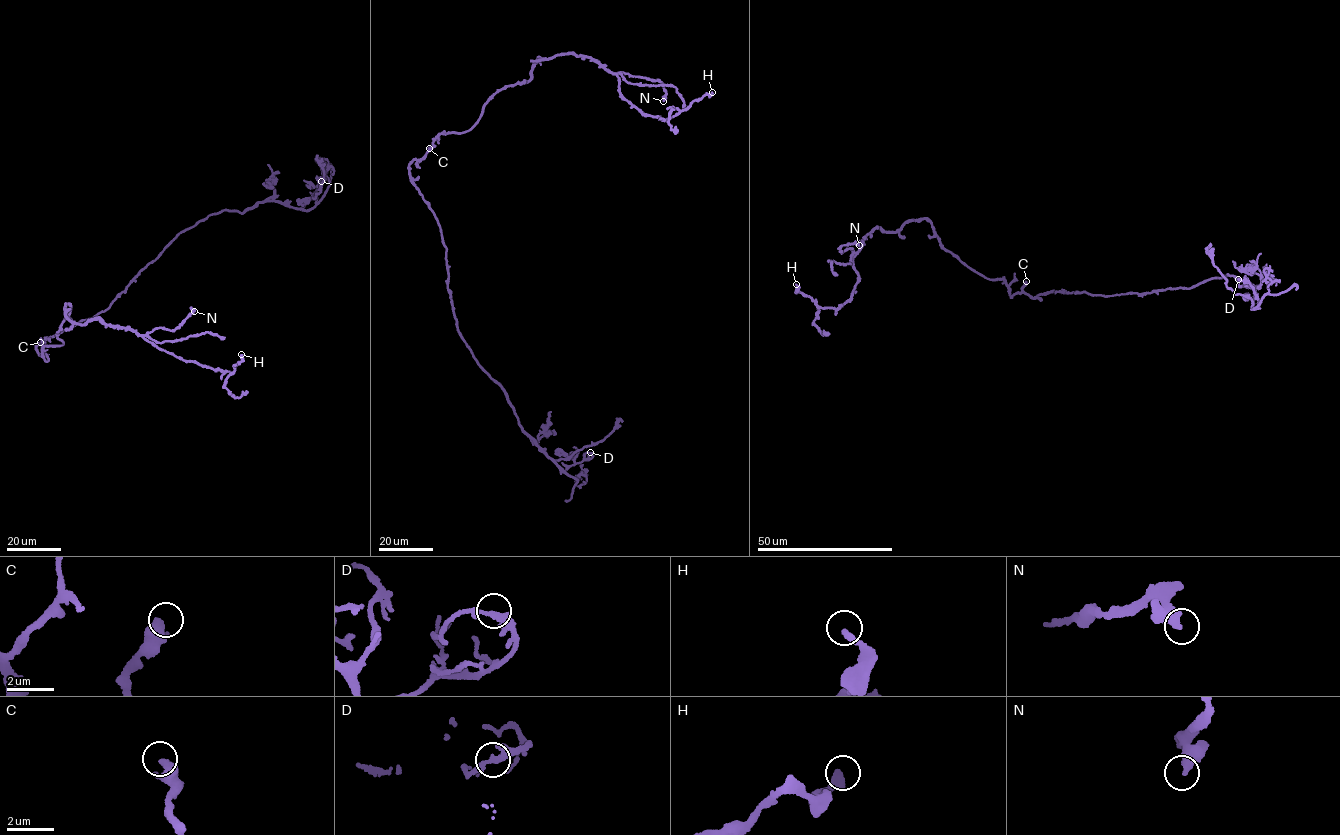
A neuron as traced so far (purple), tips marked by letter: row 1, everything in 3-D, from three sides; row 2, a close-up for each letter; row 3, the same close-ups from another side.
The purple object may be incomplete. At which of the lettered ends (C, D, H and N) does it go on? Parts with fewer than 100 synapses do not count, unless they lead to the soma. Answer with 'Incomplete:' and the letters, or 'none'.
Incomplete: none

